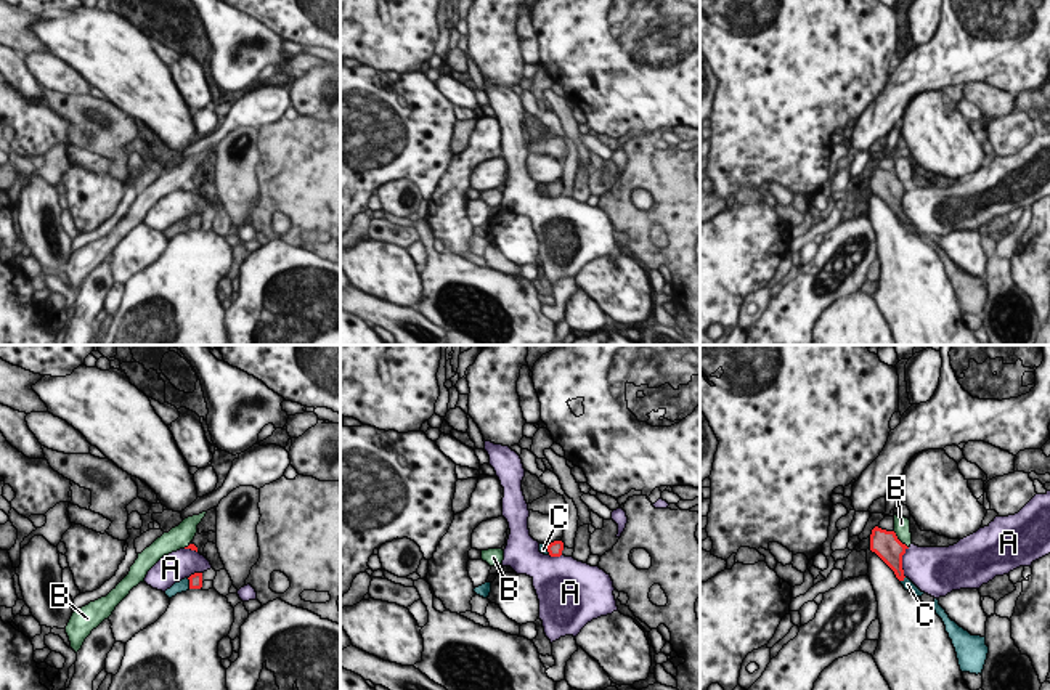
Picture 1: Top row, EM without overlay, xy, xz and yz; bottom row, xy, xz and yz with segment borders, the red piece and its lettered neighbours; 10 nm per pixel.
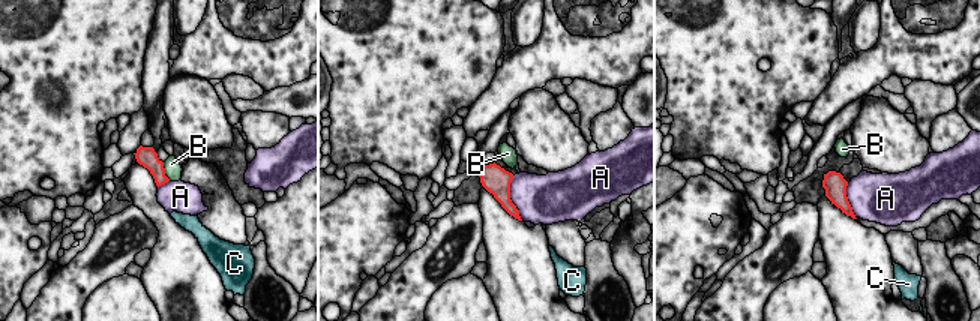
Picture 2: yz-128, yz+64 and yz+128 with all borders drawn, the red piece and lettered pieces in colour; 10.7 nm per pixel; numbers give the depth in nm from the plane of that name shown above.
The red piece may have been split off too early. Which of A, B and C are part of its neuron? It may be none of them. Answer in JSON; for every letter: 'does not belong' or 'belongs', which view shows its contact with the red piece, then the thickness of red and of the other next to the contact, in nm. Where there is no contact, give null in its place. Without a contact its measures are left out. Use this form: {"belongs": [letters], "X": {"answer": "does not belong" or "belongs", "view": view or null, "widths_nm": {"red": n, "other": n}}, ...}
{"belongs": ["C"], "A": {"answer": "does not belong", "view": "yz", "widths_nm": {"red": 280, "other": 400}}, "B": {"answer": "does not belong", "view": "yz", "widths_nm": {"red": 280, "other": 160}}, "C": {"answer": "belongs", "view": "xy", "widths_nm": {"red": 130, "other": 120}}}

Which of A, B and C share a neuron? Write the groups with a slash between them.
A / B / C

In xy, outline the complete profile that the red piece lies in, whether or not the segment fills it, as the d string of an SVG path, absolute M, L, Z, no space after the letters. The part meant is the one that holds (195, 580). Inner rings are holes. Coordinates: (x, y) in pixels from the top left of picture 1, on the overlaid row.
M194 573L189 578L175 582L170 589L165 591L165 595L172 599L177 594L186 592L189 589L201 589L201 587L202 587L202 573Z

